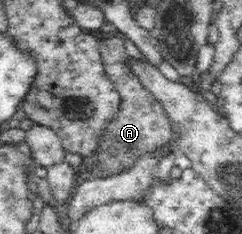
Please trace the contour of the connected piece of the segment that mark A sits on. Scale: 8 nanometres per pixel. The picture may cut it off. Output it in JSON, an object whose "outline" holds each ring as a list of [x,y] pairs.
{"outline":[[[111,35],[109,38],[99,41],[99,50],[103,66],[105,67],[105,73],[109,80],[113,82],[113,87],[119,92],[119,96],[121,97],[114,117],[104,124],[104,127],[99,133],[96,147],[89,155],[89,161],[92,163],[90,165],[90,173],[95,178],[106,179],[106,177],[114,177],[114,175],[120,175],[120,173],[132,169],[142,159],[142,155],[146,155],[146,153],[156,153],[156,151],[173,149],[174,141],[172,138],[174,133],[170,129],[169,117],[162,109],[161,103],[144,88],[144,85],[139,80],[139,76],[133,71],[132,66],[130,66],[133,57],[128,55],[128,51],[124,48],[124,40],[120,36]]]}

